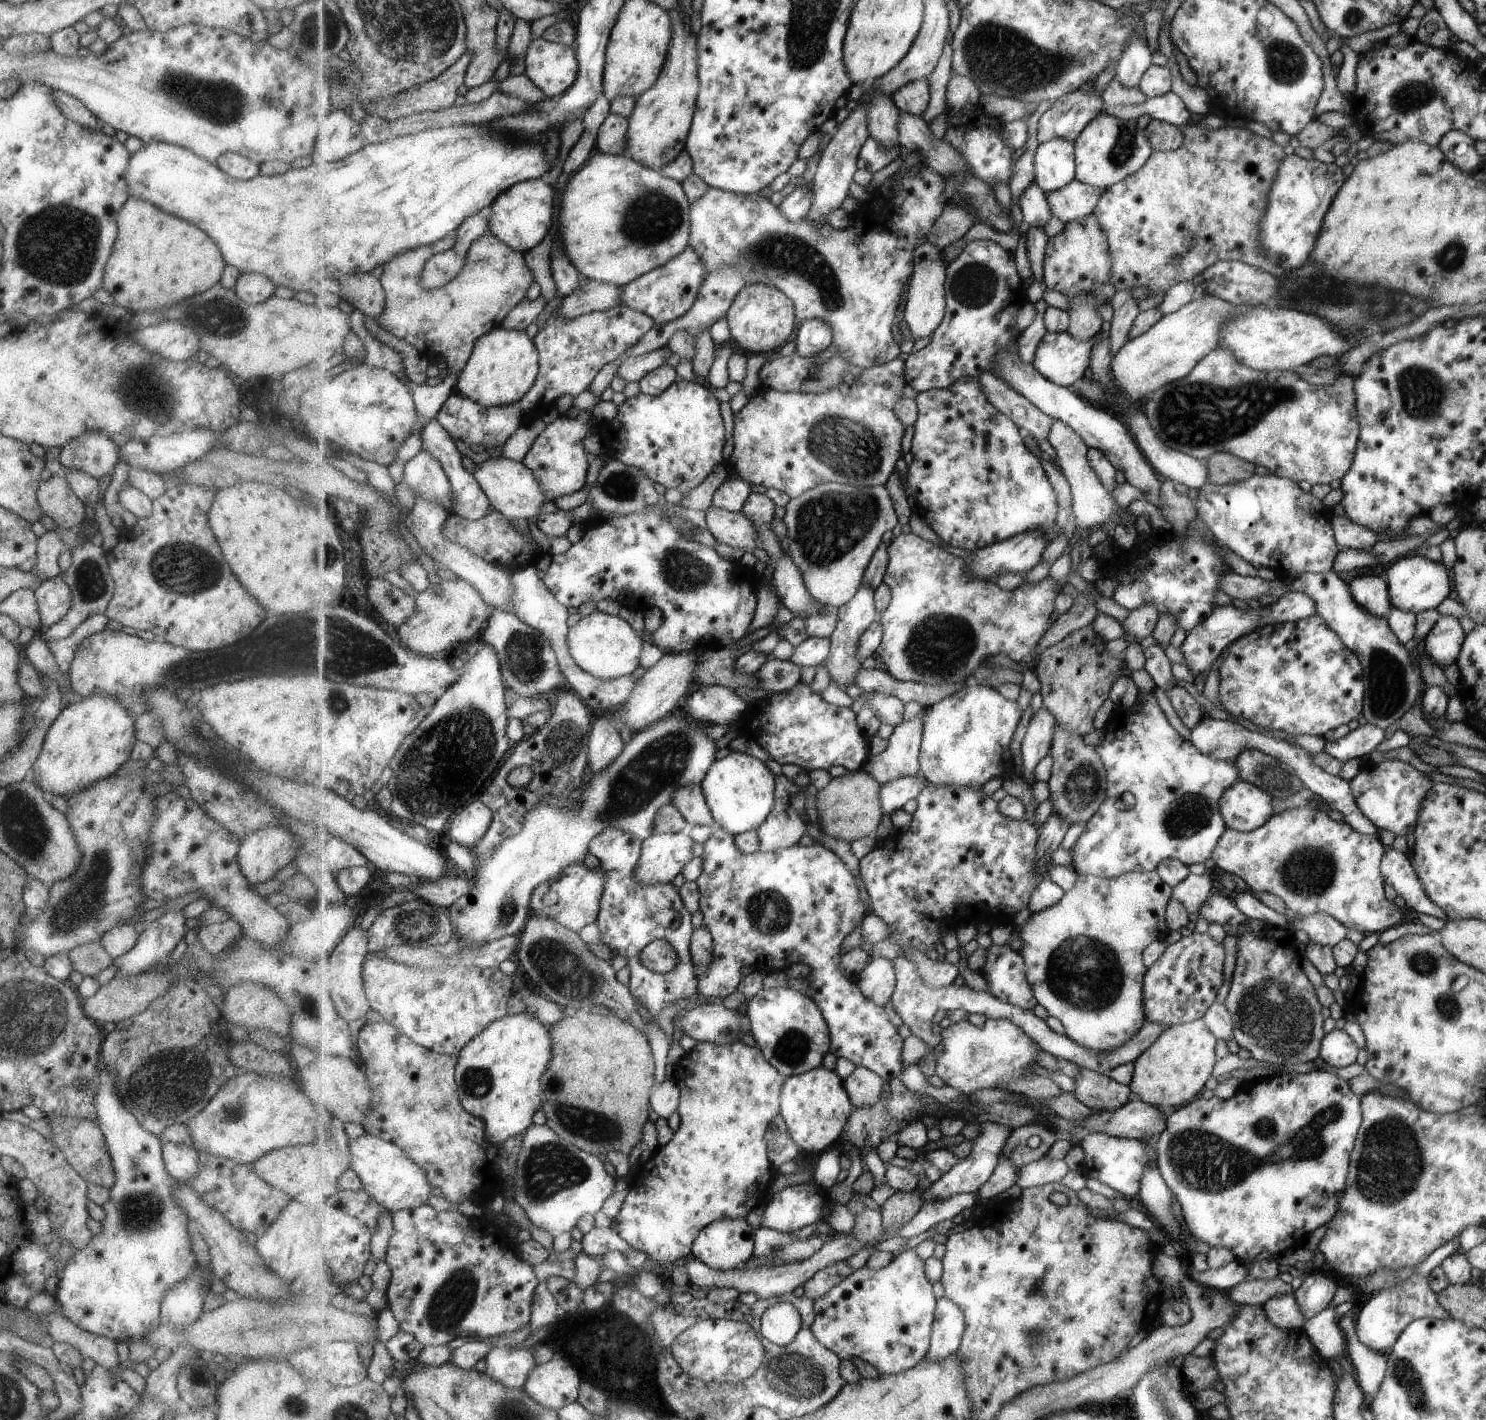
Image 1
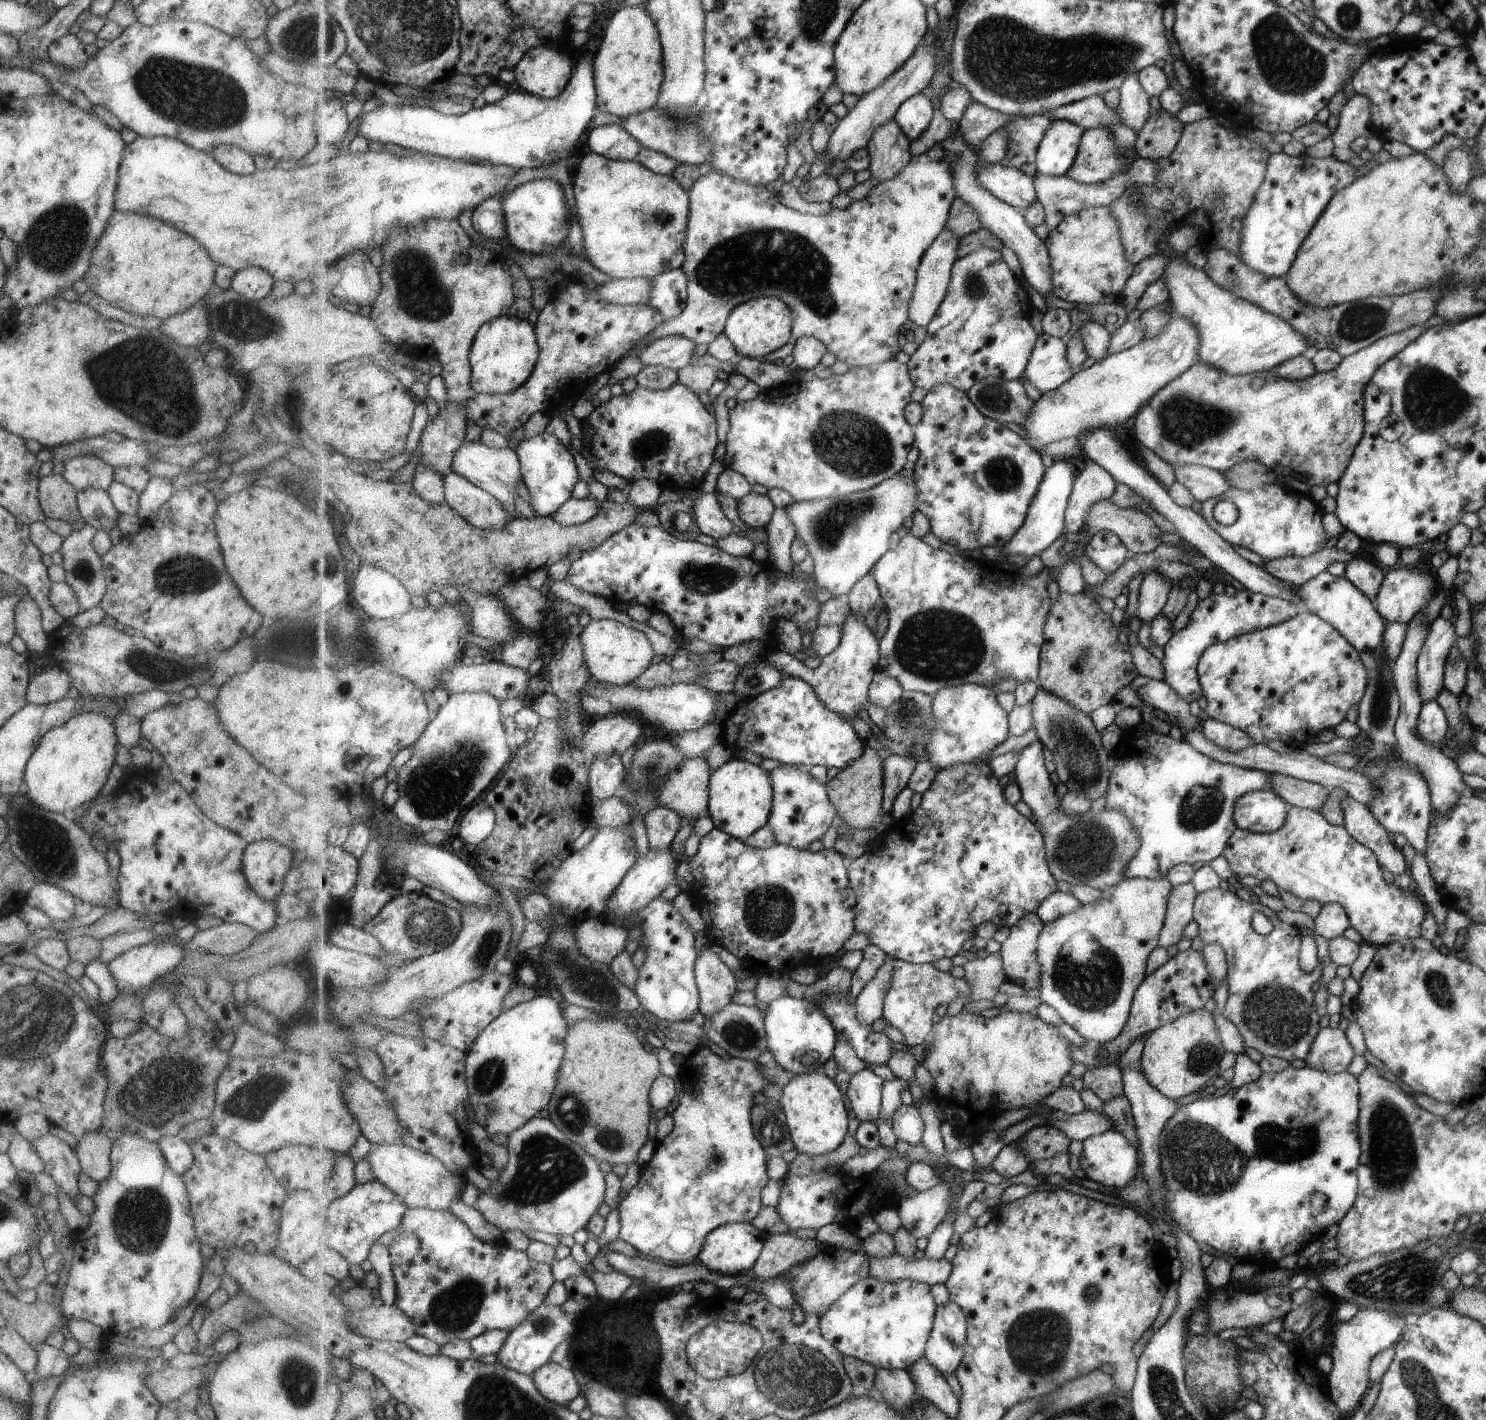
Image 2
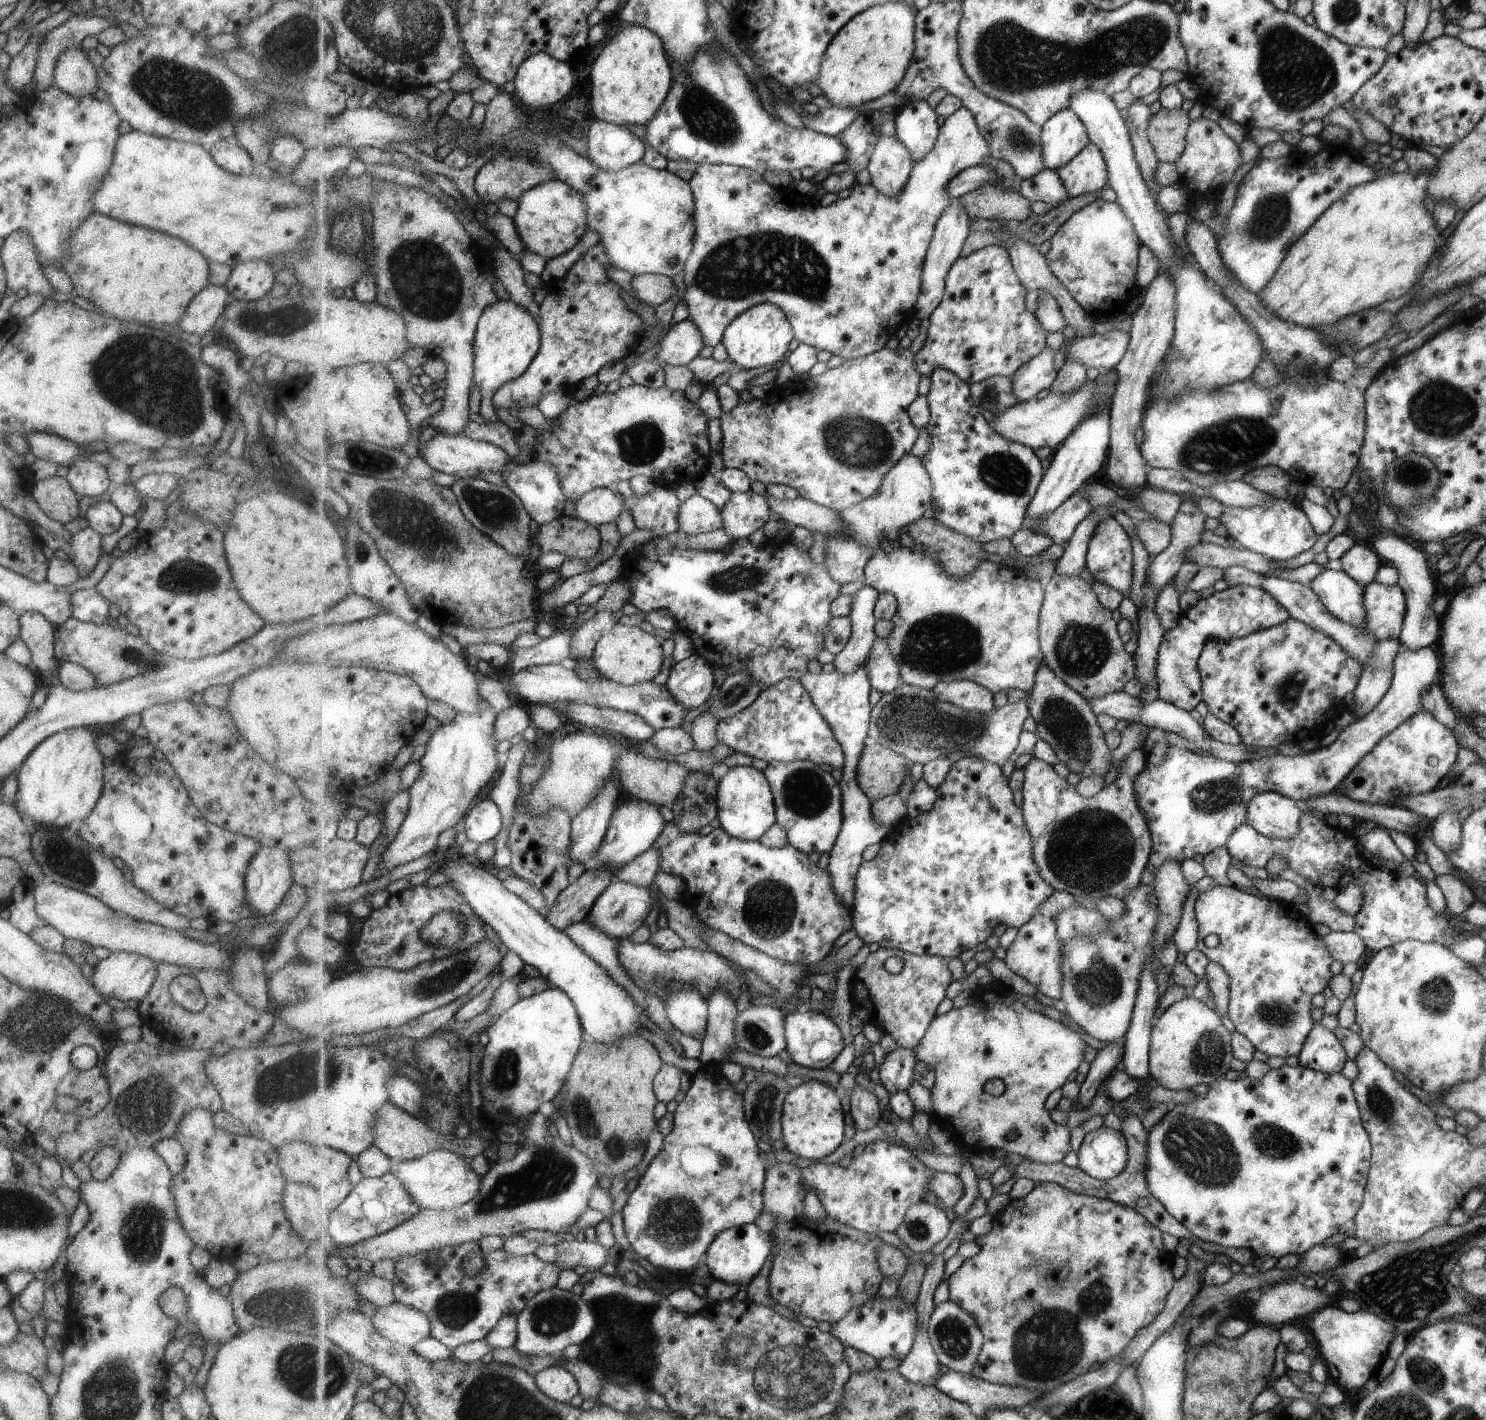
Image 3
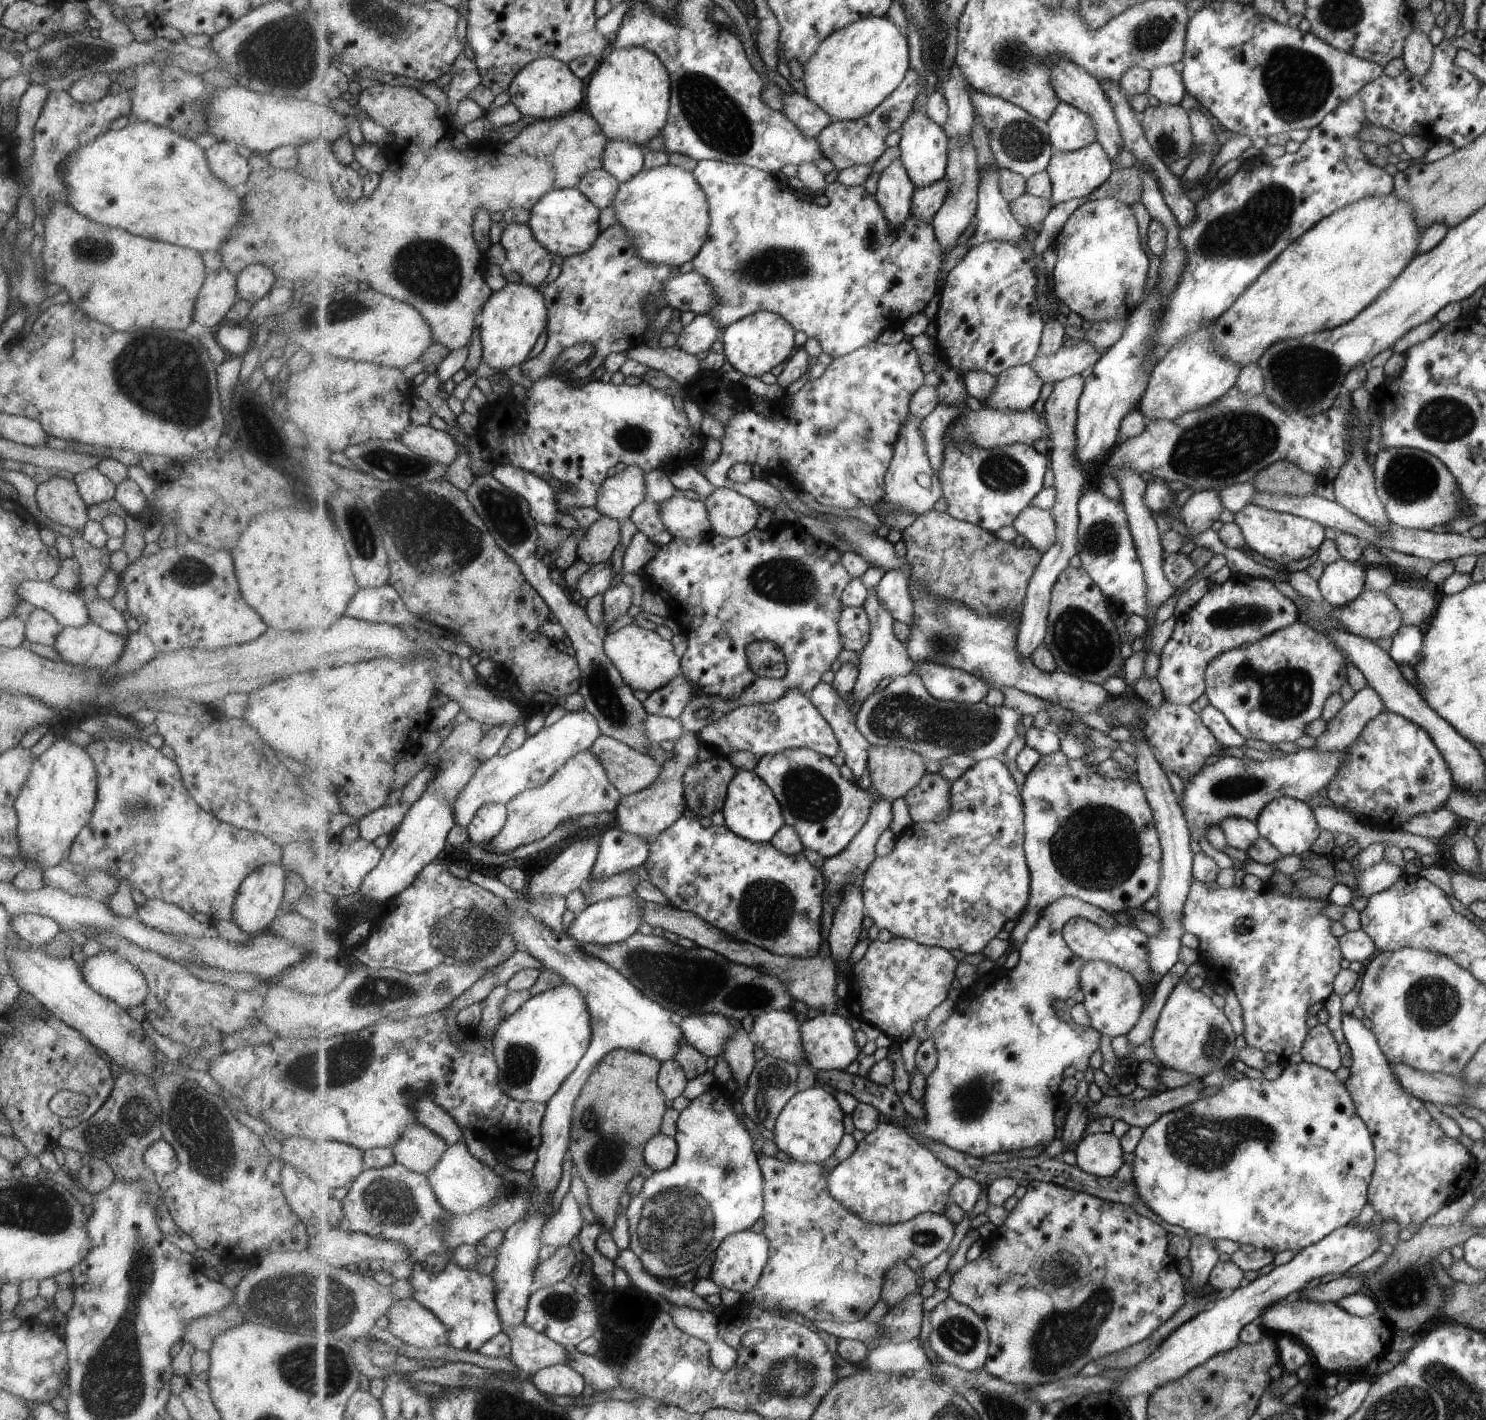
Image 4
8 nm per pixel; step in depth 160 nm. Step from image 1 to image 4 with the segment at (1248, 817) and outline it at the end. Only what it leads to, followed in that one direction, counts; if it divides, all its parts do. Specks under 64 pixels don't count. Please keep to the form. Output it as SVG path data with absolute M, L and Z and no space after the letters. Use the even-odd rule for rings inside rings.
M1289 797L1273 799L1267 804L1260 816L1256 820L1256 829L1259 836L1268 840L1283 855L1302 855L1303 852L1309 851L1311 843L1320 833L1310 810L1305 802Z

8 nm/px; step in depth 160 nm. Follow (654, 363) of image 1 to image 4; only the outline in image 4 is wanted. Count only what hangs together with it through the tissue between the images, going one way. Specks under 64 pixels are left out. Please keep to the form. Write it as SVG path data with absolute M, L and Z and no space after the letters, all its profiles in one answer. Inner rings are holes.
M697 315L697 318L682 330L675 346L692 355L707 352L722 338L725 331L726 328L724 329L713 315Z

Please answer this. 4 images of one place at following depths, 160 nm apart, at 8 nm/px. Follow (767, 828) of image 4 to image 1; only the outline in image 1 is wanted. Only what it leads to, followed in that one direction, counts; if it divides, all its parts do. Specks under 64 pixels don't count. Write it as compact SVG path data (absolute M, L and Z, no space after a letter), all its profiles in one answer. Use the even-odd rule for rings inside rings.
M731 751L729 756L713 763L705 775L702 787L717 826L734 837L758 829L776 806L776 774L772 774L763 761L745 752Z

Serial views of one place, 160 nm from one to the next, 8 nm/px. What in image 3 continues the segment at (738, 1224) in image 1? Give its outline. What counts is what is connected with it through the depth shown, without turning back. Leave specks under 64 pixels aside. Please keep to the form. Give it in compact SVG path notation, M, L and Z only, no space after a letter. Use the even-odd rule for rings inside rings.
M755 1222L743 1227L731 1227L721 1232L709 1247L705 1259L710 1271L718 1281L736 1284L745 1289L765 1268L765 1262L769 1260L769 1256L773 1252L773 1245L773 1236L768 1232L763 1232Z

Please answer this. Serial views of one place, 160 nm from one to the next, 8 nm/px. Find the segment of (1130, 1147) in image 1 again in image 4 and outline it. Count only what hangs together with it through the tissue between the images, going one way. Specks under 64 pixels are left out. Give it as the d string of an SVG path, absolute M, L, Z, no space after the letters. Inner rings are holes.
M1091 1133L1087 1135L1075 1148L1077 1164L1085 1172L1095 1175L1096 1177L1110 1177L1124 1164L1127 1155L1121 1148L1121 1139L1110 1133Z

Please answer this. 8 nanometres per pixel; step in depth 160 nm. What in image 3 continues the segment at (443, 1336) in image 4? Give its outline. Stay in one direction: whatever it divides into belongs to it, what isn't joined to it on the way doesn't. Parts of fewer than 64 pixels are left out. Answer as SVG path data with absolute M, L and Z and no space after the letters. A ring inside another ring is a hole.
M397 1300L377 1308L371 1318L373 1326L384 1337L409 1347L432 1336L432 1324L427 1314Z

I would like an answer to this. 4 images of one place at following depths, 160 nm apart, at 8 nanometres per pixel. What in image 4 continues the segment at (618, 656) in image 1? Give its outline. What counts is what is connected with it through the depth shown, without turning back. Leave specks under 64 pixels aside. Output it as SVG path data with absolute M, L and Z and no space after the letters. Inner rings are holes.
M627 625L607 635L604 649L633 690L644 690L651 694L671 683L682 672L683 656L679 656L675 652L675 646L669 640L661 638L656 631Z

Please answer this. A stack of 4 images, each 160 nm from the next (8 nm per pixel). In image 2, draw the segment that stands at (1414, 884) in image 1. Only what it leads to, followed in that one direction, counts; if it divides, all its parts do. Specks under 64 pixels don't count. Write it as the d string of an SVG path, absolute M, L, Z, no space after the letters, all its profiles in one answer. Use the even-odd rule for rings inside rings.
M1344 794L1339 799L1339 806L1343 813L1342 826L1354 840L1375 854L1381 868L1393 876L1408 872L1408 862L1402 856L1400 848L1393 844L1391 834L1371 816L1367 807L1348 795L1344 797Z

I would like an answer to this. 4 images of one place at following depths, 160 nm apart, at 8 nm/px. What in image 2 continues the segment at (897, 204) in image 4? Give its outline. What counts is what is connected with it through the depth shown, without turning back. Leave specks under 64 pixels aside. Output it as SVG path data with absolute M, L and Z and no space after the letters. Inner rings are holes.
M895 118L877 128L869 142L872 178L878 183L895 178L912 160L911 141Z

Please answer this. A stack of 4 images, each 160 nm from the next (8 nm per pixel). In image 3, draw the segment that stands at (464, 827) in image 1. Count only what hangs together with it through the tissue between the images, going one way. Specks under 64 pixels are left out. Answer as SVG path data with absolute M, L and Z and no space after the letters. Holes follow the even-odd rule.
M485 798L476 802L466 816L467 838L478 844L495 839L503 828L503 816L493 800Z

